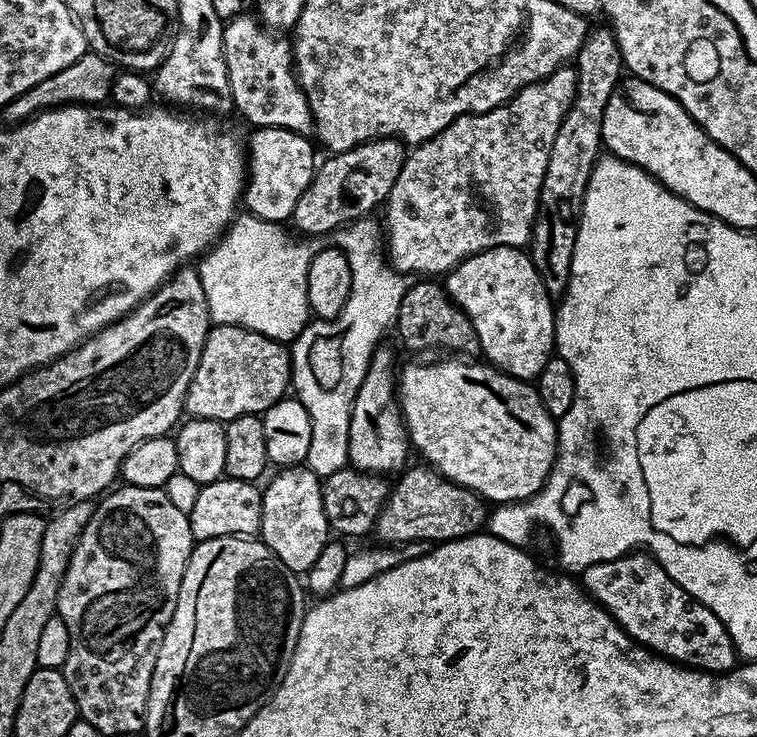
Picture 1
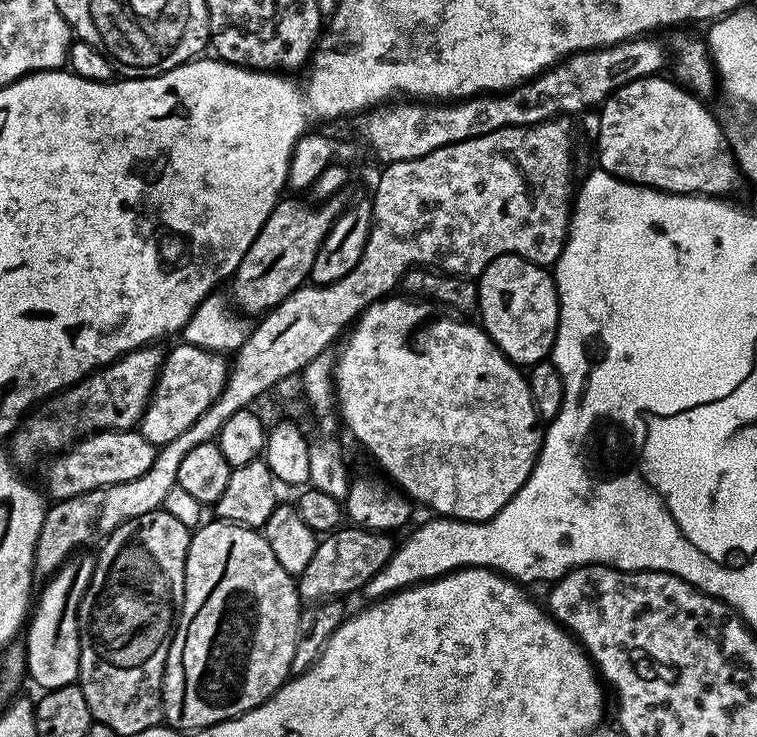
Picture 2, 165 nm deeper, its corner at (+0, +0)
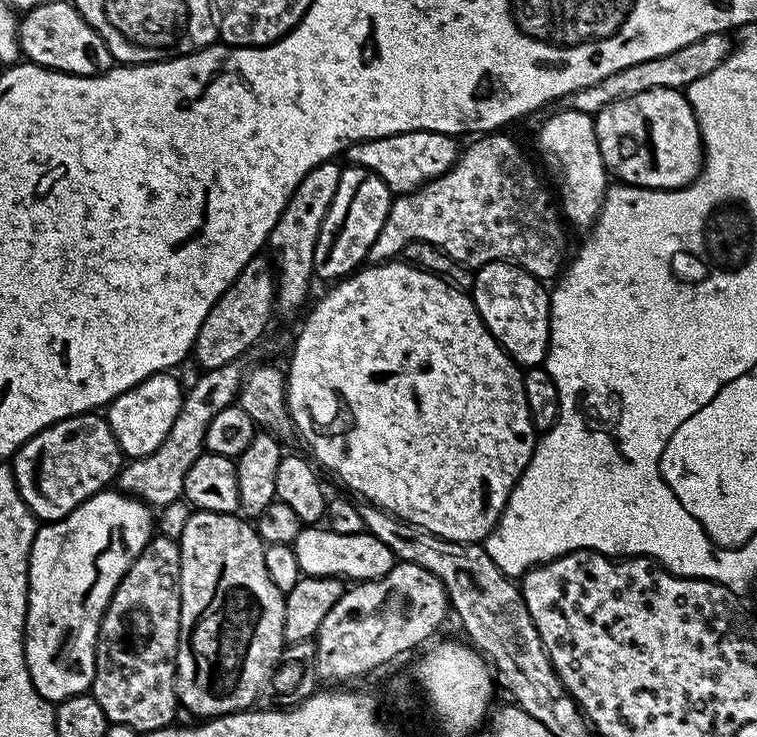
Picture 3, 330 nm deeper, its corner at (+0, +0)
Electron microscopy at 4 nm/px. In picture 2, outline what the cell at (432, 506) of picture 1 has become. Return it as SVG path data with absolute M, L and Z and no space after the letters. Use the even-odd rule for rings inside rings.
M341 526L334 532L329 532L317 543L314 550L314 558L306 565L306 570L298 578L300 598L304 602L327 602L333 598L345 598L351 592L356 592L360 587L367 585L386 566L386 562L392 559L394 551L393 537L386 532L371 532L365 528L355 526Z

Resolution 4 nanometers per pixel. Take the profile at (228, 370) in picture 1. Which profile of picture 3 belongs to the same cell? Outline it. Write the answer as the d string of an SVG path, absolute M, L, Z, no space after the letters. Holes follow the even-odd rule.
M171 371L155 372L107 405L108 425L125 457L149 456L166 442L166 434L170 434L170 426L174 426L174 418L178 418L185 393L181 381L172 375Z

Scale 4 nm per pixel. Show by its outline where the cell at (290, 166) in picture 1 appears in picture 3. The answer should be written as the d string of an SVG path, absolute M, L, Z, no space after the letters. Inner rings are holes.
M426 130L399 132L393 136L383 136L373 140L360 140L346 149L346 157L348 156L347 163L349 165L365 168L374 174L378 174L378 178L382 178L382 182L386 182L386 186L393 194L403 194L415 192L422 185L428 184L432 180L437 180L439 176L449 172L456 165L456 159L462 151L461 145L458 146L456 143L458 143L457 137L448 136L445 132L427 132Z

